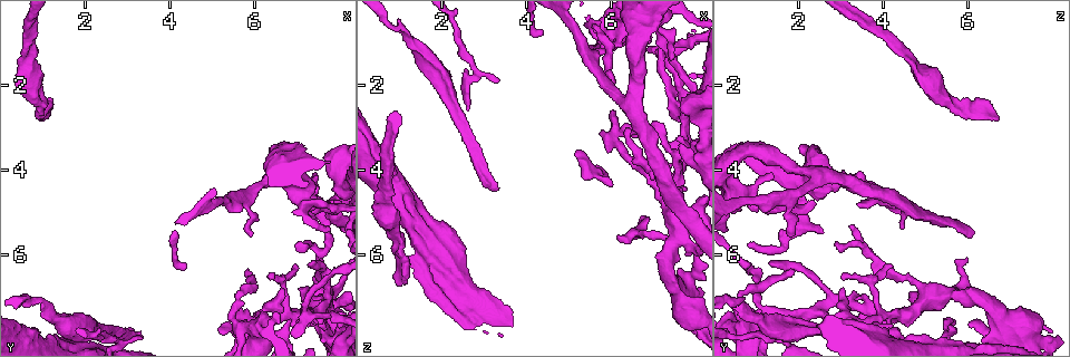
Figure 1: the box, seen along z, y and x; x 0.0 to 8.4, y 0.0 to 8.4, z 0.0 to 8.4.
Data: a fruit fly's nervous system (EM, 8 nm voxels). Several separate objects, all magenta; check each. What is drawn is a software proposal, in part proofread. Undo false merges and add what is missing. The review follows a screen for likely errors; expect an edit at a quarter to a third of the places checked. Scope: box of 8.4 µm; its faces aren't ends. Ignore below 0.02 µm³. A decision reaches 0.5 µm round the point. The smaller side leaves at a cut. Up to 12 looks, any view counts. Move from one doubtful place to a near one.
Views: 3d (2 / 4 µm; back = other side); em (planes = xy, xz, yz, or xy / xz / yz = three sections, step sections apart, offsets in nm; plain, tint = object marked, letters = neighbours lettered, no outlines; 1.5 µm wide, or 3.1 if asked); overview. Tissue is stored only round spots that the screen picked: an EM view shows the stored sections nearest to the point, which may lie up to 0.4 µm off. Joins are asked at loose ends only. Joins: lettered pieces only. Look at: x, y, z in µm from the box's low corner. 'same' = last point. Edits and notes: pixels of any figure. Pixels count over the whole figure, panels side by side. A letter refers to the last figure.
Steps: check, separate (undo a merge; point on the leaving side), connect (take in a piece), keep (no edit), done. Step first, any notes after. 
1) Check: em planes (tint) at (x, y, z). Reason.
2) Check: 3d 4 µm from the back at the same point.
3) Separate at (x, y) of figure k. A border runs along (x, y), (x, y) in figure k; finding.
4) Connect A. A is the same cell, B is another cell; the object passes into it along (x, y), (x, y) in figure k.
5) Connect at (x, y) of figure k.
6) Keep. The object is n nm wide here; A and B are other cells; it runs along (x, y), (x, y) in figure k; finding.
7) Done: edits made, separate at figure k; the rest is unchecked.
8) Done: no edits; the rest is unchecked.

Check: 3d 2 µm at (0.90, 7.05, 0.60). Calibre changes.

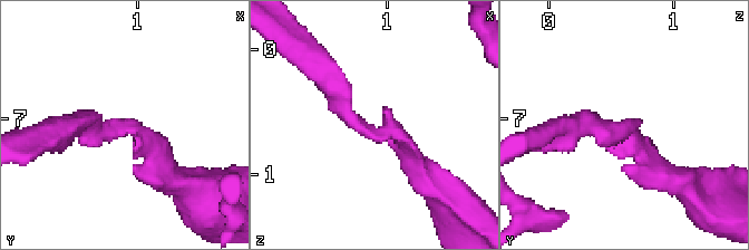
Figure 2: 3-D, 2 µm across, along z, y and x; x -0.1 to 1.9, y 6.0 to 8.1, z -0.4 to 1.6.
Check: em planes (letters) at (0.88, 7.08, 0.64). The arms are 200, 220 nm wide; shape alone is not enough.

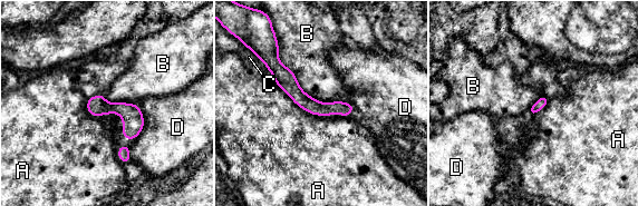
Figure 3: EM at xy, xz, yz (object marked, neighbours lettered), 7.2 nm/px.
Keep. A, B, C and D are other cells; a border runs along (278, 42), (307, 94), (349, 104) in figure 3; continuous, no second cell.

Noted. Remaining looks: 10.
Check: em planes (letters) at (1.00, 2.85, 6.70). Thin end.

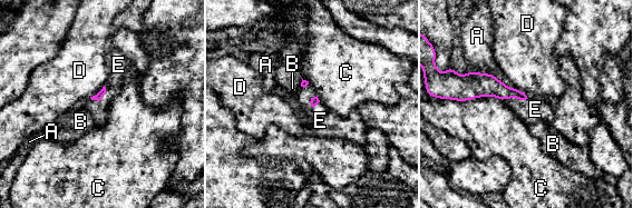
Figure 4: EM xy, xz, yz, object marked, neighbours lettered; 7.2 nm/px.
Connect E. E is the same cell, A, B, C and D are other cells; it goes on there.

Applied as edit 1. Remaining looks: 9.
Check: overview.

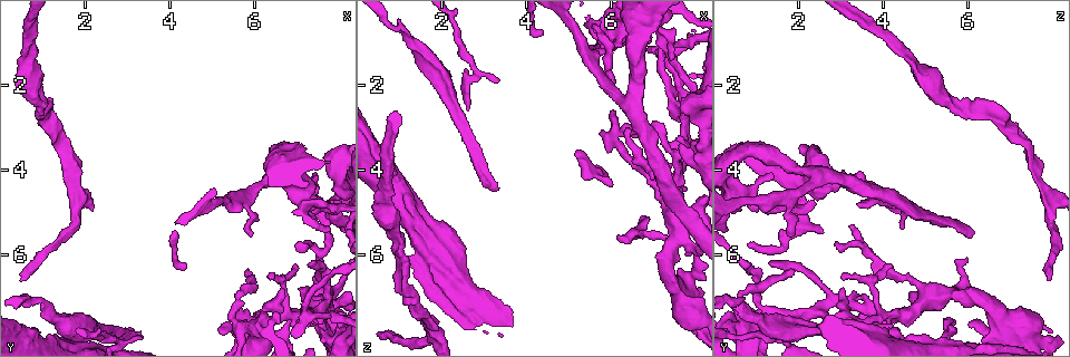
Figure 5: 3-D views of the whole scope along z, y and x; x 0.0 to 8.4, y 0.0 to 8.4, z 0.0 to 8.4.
Check: em planes (letters) at (1.95, 4.65, 7.90).

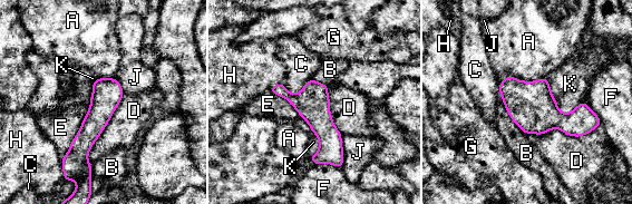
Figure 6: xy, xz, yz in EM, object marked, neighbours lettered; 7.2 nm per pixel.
Keep. A, B, C, D, E, F, G, H, J and K are other cells; a border runs along (601, 124), (580, 136), (525, 134) in figure 6; all the same cell.

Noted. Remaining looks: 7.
Check: 3d 2 µm from the back at (5.90, 6.40, 1.90). Long arm stops here.

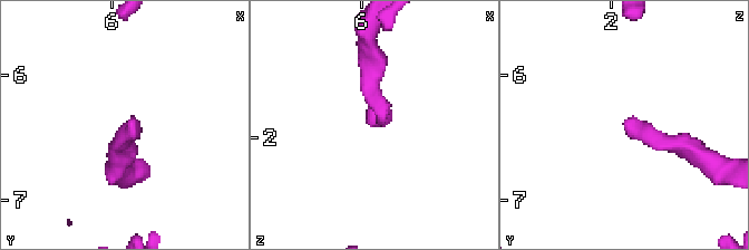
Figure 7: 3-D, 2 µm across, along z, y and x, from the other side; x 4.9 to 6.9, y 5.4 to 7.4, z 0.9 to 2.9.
Check: em planes (letters) at (5.88, 6.40, 1.88). Need the tissue.

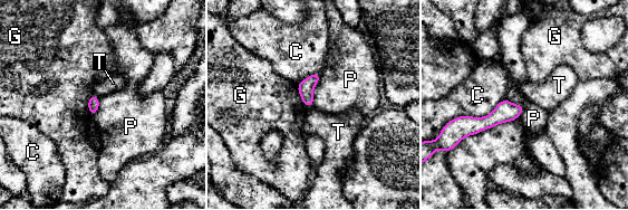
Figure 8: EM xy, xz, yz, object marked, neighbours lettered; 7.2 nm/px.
Keep. C, G, P and T are other cells; a border runs along (320, 73), (308, 108) in figure 8; none of them fits.

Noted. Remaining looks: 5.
Check: 3d 4 µm at (7.70, 7.80, 2.85).

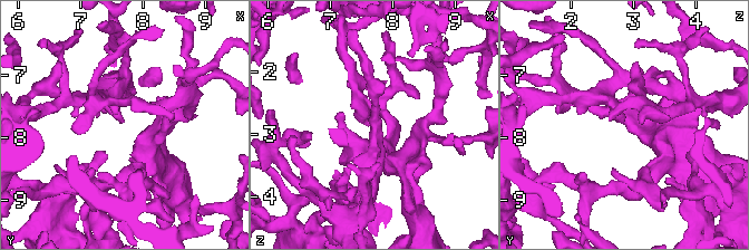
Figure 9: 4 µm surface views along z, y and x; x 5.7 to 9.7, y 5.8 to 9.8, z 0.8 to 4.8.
Check: em xy step 8 (letters) at (7.65, 7.75, 2.85).

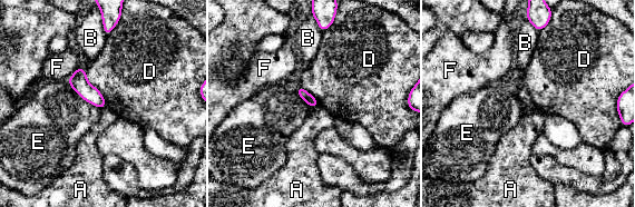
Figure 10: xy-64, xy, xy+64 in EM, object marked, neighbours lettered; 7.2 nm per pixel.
Check: em yz step 4 (letters) at the same point. Cut it another way.

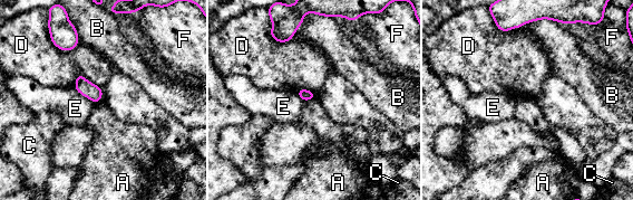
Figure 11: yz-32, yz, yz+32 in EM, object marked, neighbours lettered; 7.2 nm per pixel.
Keep. A, B, C, D, E and F are other cells; a border runs along (315, 95), (304, 102) in figure 11; no lettered piece goes on from it.

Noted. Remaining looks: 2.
Done: edits made, connect at figure 4; the rest is unchecked.

